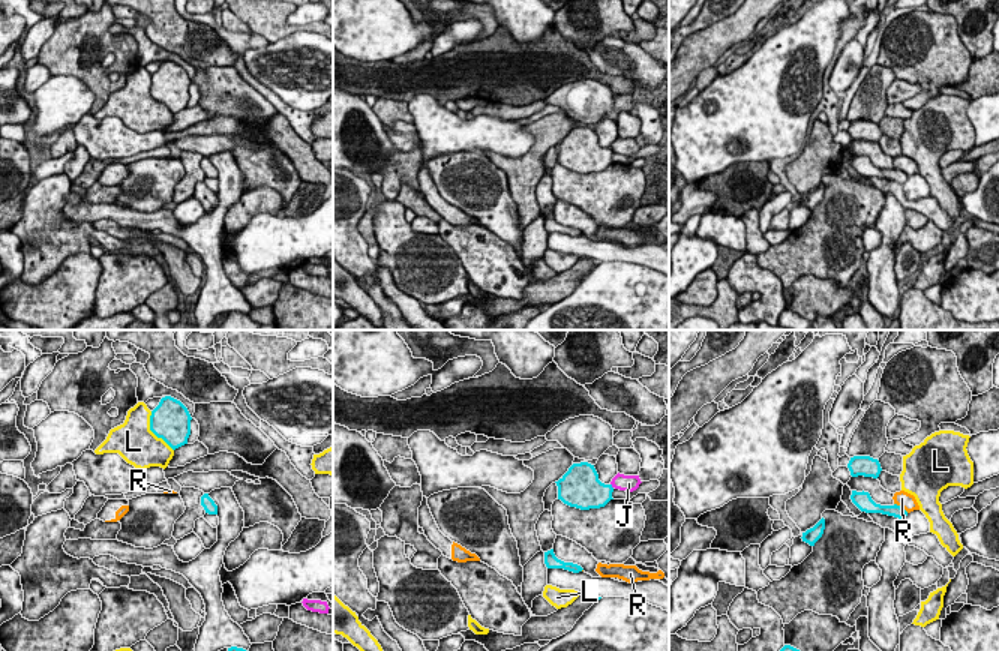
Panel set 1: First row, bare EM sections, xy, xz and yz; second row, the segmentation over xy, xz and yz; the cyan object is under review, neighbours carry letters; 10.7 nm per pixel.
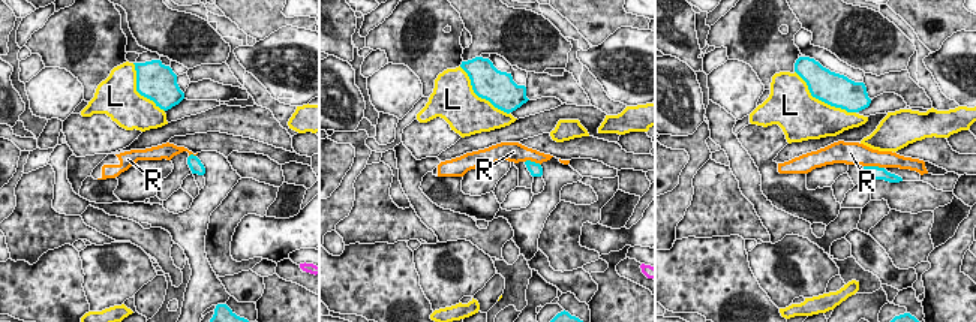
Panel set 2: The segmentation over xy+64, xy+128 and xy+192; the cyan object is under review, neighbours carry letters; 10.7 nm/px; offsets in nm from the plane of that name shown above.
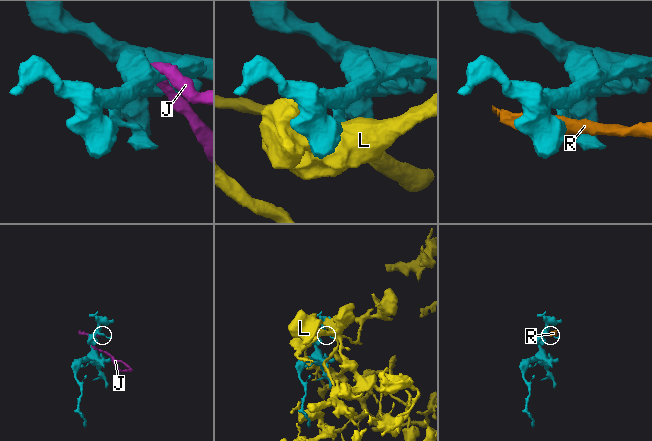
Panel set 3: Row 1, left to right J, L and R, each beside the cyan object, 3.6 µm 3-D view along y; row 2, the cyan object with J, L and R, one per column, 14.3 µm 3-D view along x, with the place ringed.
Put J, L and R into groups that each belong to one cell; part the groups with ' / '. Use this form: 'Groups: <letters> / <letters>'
Groups: J R / L

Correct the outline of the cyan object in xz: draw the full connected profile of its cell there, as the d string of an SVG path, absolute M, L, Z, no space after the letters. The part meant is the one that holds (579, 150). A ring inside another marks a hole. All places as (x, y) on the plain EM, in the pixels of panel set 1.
M588 126L573 128L555 147L558 164L580 174L600 172L614 164L612 148L602 147L594 129Z

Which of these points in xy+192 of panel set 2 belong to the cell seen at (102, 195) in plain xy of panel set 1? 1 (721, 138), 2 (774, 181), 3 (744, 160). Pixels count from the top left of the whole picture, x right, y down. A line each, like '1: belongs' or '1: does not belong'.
1: does not belong
2: belongs
3: does not belong

